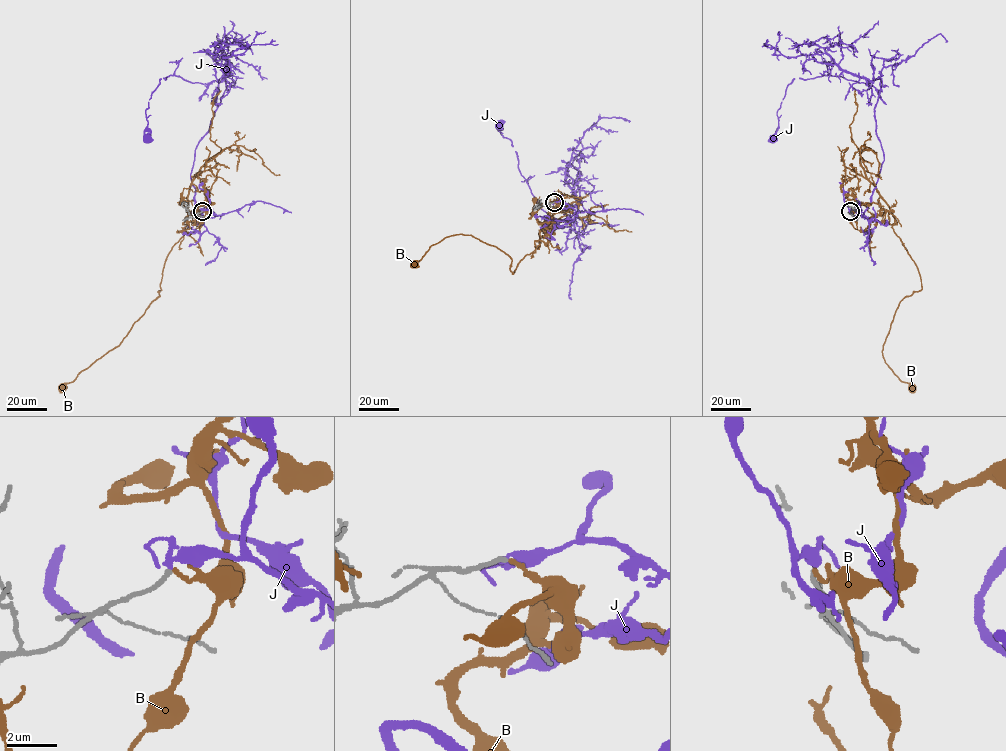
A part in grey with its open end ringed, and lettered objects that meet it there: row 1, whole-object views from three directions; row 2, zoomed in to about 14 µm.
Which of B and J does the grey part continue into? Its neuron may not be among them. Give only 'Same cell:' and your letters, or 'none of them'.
Same cell: J

